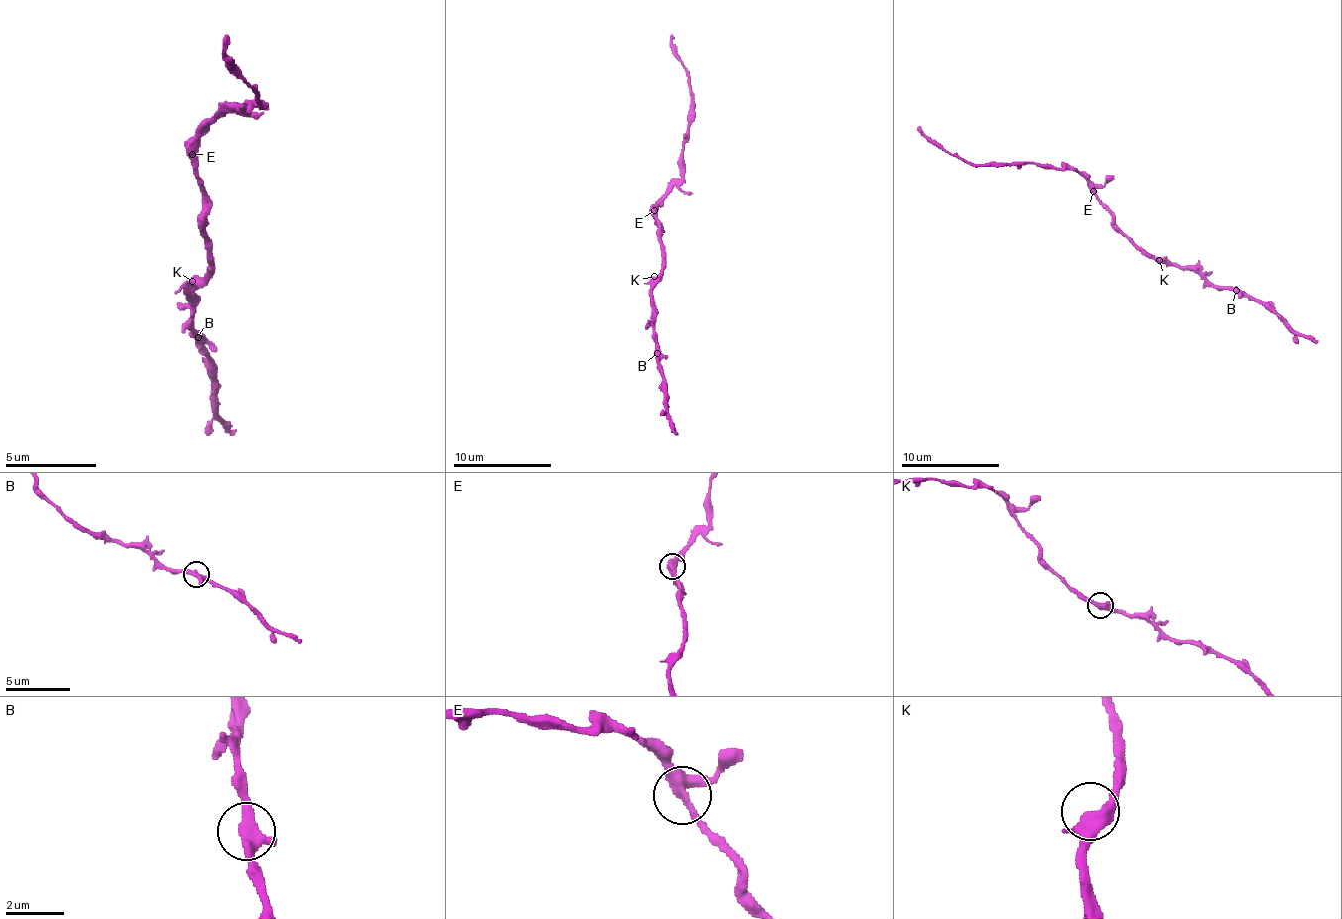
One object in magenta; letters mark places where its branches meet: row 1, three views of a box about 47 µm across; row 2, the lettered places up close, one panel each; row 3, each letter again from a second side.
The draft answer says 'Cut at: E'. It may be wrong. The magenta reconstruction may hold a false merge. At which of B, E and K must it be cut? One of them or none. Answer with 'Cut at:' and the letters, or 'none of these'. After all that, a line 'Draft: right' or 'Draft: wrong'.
Cut at: none of these
Draft: wrong

